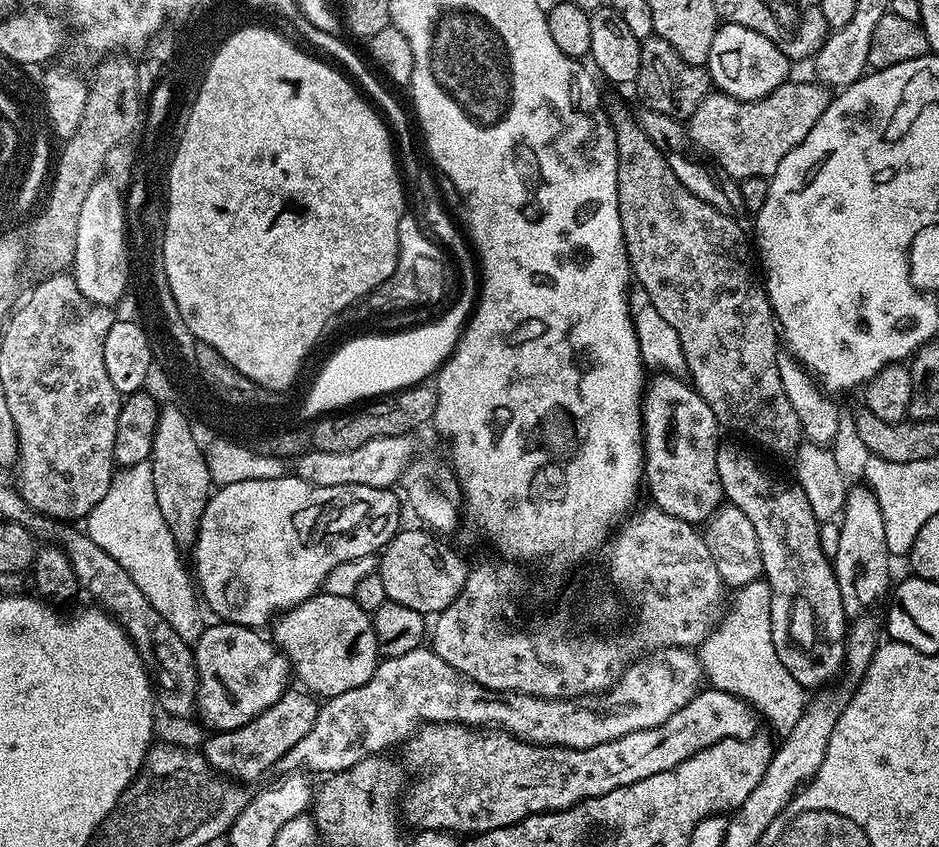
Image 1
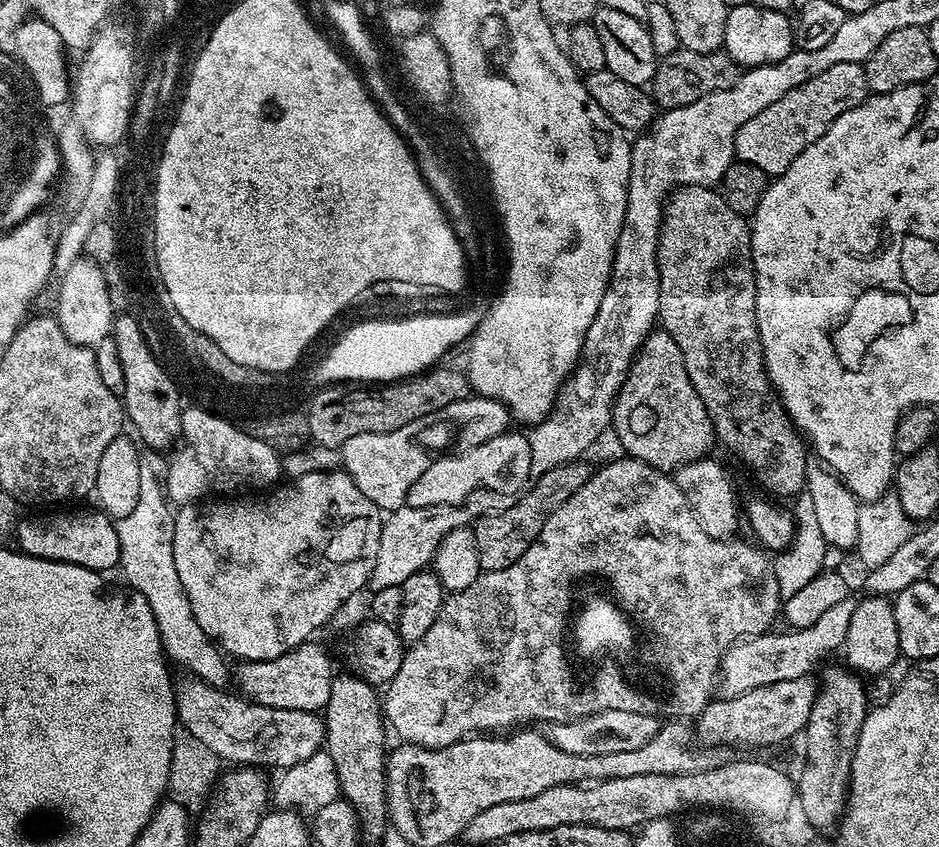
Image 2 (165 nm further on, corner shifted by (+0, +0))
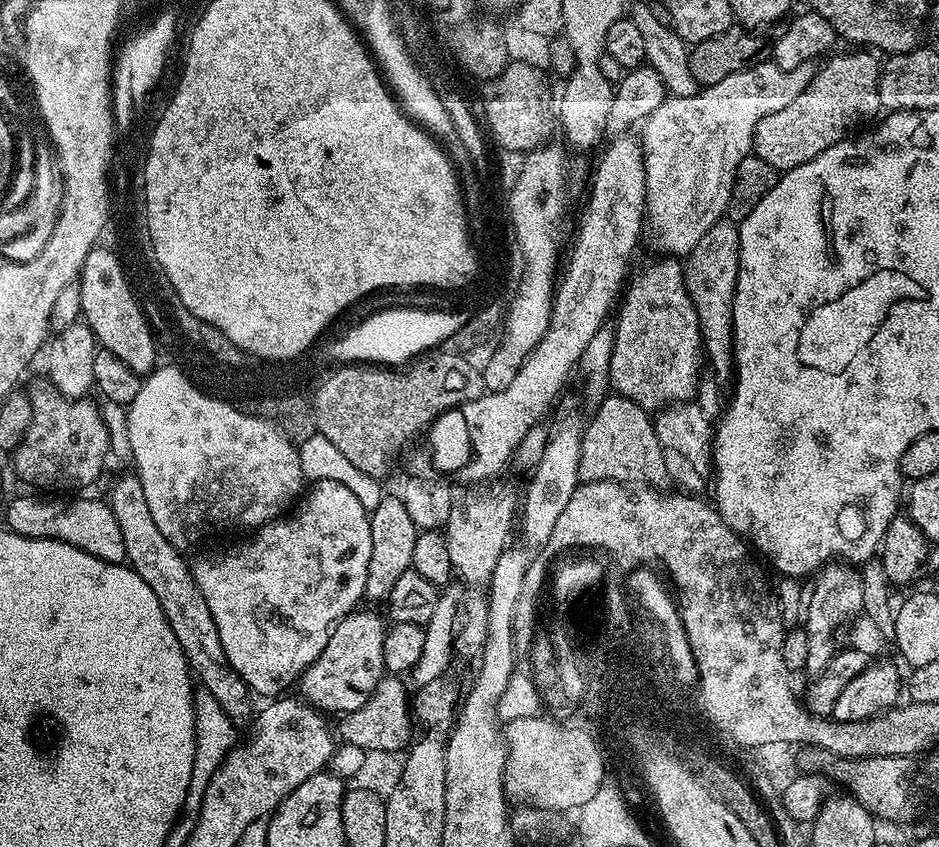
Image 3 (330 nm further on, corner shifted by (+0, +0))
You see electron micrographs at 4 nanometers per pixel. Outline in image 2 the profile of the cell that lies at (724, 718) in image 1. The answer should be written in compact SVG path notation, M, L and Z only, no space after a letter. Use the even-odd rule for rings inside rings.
M811 675L790 678L790 682L774 682L770 686L758 686L758 690L746 690L746 694L738 694L738 698L713 699L694 720L699 743L725 749L768 748L791 736L799 737L808 725L810 710L814 710L818 684L812 679Z

